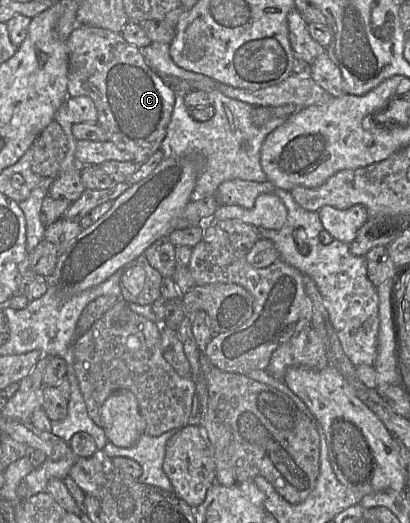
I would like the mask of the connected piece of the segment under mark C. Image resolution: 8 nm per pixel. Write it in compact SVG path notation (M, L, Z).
M76 26L65 41L68 48L68 94L88 96L97 108L98 125L120 150L130 153L137 165L160 149L171 119L176 92L165 79L148 66L139 48L125 41L120 33L88 26Z

